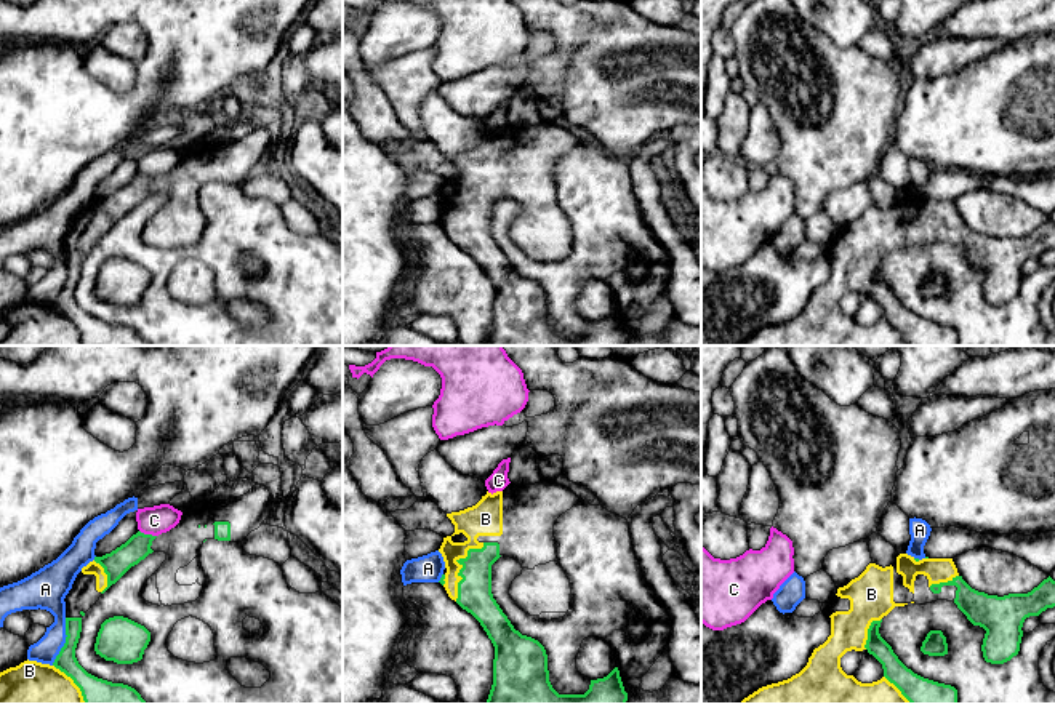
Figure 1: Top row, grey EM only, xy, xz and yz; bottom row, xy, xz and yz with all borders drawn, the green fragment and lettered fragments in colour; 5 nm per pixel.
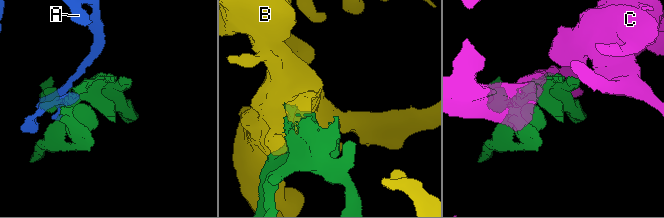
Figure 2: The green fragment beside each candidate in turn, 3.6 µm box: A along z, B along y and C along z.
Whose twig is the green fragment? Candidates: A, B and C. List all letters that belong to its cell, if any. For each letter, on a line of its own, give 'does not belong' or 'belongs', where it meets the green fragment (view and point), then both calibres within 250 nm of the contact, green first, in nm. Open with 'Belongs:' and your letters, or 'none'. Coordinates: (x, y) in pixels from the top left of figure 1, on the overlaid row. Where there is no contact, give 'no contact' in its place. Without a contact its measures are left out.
Belongs: B
A: does not belong | xy (66, 642) | 110/150 nm
B: belongs | xz (460, 564) | 180/160 nm
C: does not belong | xy (148, 535) | 130/140 nm

